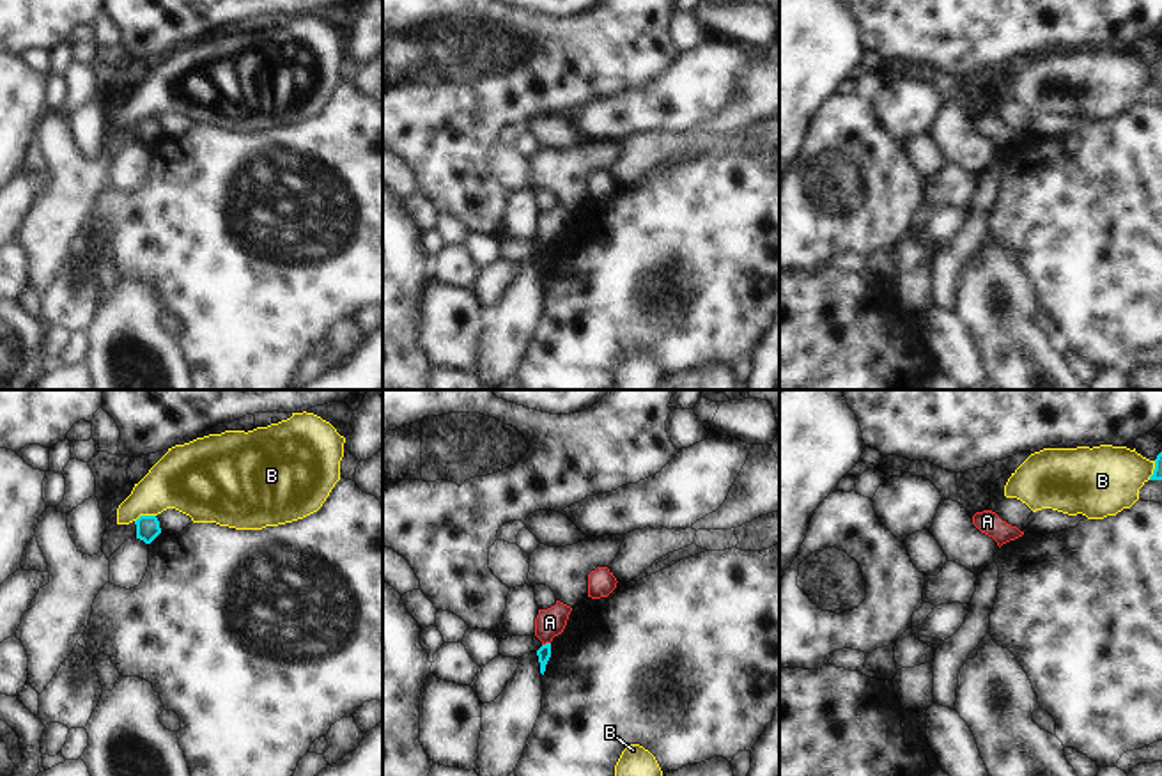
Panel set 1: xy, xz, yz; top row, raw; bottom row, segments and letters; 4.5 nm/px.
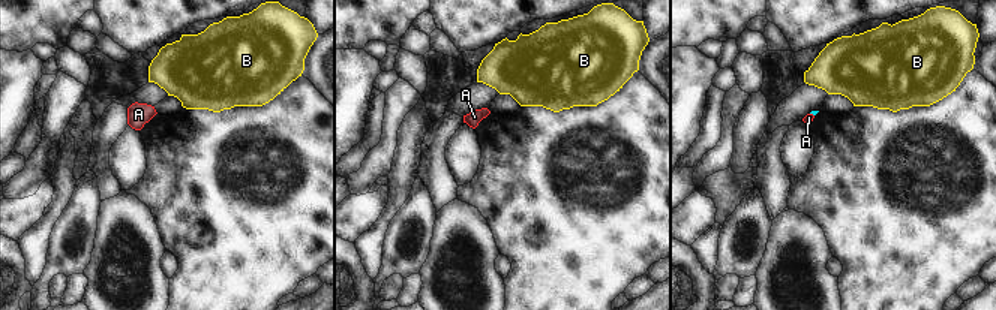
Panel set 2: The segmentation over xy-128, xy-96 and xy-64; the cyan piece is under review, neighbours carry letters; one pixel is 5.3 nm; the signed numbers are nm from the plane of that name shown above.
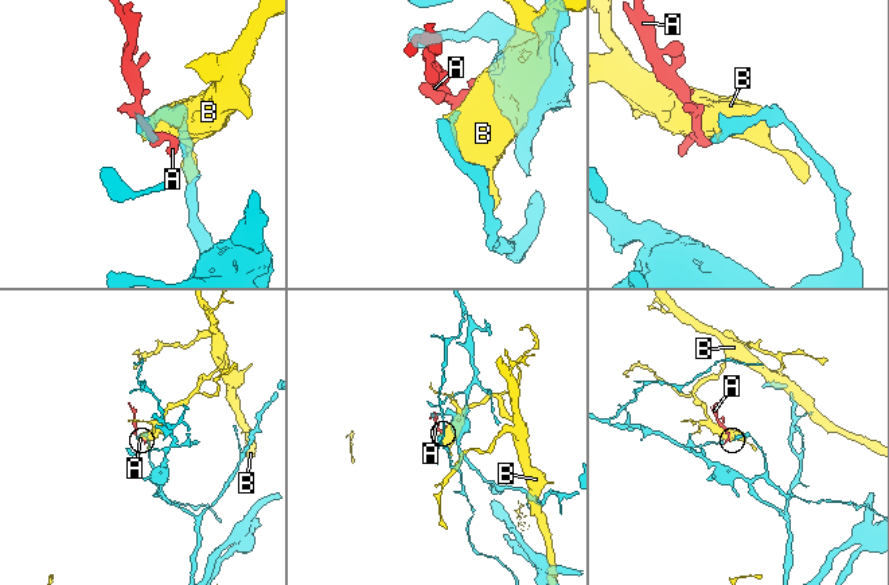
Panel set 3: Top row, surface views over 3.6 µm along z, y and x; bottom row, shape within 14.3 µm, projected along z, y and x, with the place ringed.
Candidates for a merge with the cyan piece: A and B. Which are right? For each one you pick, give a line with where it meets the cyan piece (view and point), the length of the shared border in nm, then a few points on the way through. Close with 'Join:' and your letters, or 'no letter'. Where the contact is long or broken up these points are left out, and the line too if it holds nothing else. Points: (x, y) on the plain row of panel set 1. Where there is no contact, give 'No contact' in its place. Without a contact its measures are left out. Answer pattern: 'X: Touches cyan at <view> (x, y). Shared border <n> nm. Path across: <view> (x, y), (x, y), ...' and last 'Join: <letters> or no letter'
Join: no letter.

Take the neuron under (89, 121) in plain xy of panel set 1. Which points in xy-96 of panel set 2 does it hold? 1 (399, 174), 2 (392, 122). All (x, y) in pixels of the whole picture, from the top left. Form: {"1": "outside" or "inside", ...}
{"1": "inside", "2": "outside"}

